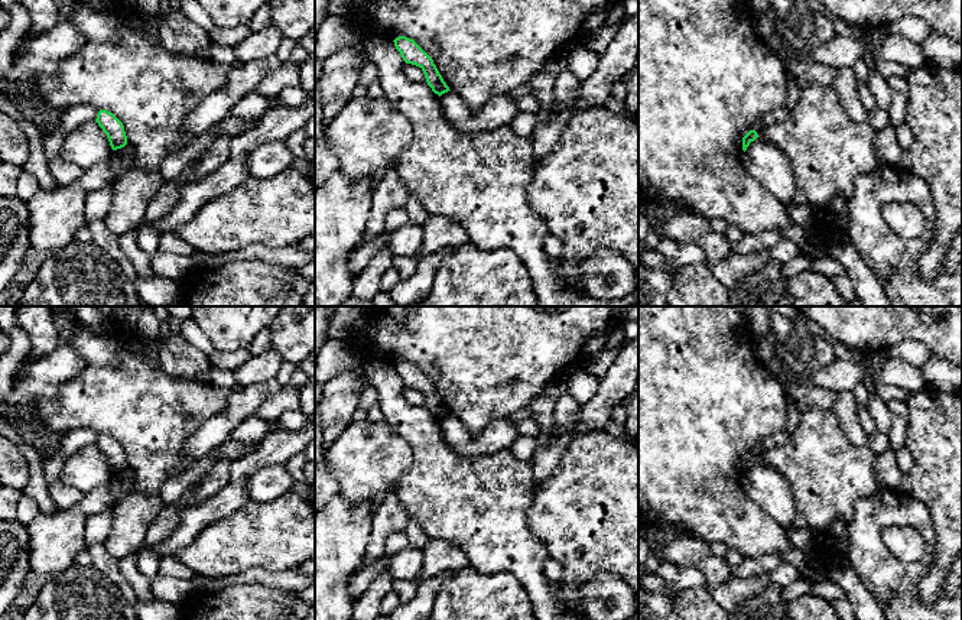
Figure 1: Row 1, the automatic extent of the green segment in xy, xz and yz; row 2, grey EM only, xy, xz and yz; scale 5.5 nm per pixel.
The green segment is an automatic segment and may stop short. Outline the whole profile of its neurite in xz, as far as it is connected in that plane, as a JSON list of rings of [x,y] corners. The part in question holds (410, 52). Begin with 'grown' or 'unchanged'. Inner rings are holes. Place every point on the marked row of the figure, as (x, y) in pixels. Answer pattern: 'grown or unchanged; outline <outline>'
unchanged; outline [[[399,36],[393,42],[406,64],[416,65],[423,71],[426,82],[435,94],[441,97],[451,91],[433,64],[433,59],[413,39]]]

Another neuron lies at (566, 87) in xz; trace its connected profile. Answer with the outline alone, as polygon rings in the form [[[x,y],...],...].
[[[563,69],[555,81],[553,108],[571,106],[579,95],[582,79],[569,69]]]

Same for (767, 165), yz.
[[[757,137],[744,152],[742,163],[750,175],[781,204],[787,205],[793,199],[799,188],[784,152]]]

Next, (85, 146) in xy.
[[[92,120],[65,136],[59,156],[87,171],[91,166],[110,160],[113,152],[107,134]]]

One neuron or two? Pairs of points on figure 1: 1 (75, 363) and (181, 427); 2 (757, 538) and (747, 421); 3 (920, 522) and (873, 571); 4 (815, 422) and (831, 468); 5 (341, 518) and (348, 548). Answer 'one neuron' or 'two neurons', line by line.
1: two neurons
2: one neuron
3: one neuron
4: one neuron
5: one neuron

